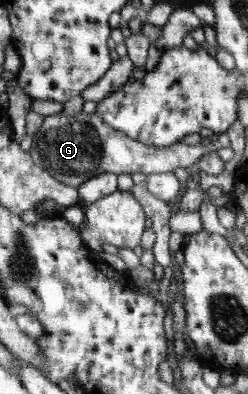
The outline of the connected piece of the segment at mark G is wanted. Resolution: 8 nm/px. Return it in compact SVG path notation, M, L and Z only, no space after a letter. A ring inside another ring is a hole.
M80 112L72 117L53 114L45 116L39 131L33 136L29 158L34 165L47 171L54 179L65 186L79 188L89 179L100 174L153 173L175 172L179 168L196 167L203 155L216 153L218 143L203 145L182 145L180 142L171 147L151 147L140 143L118 131L94 113Z

